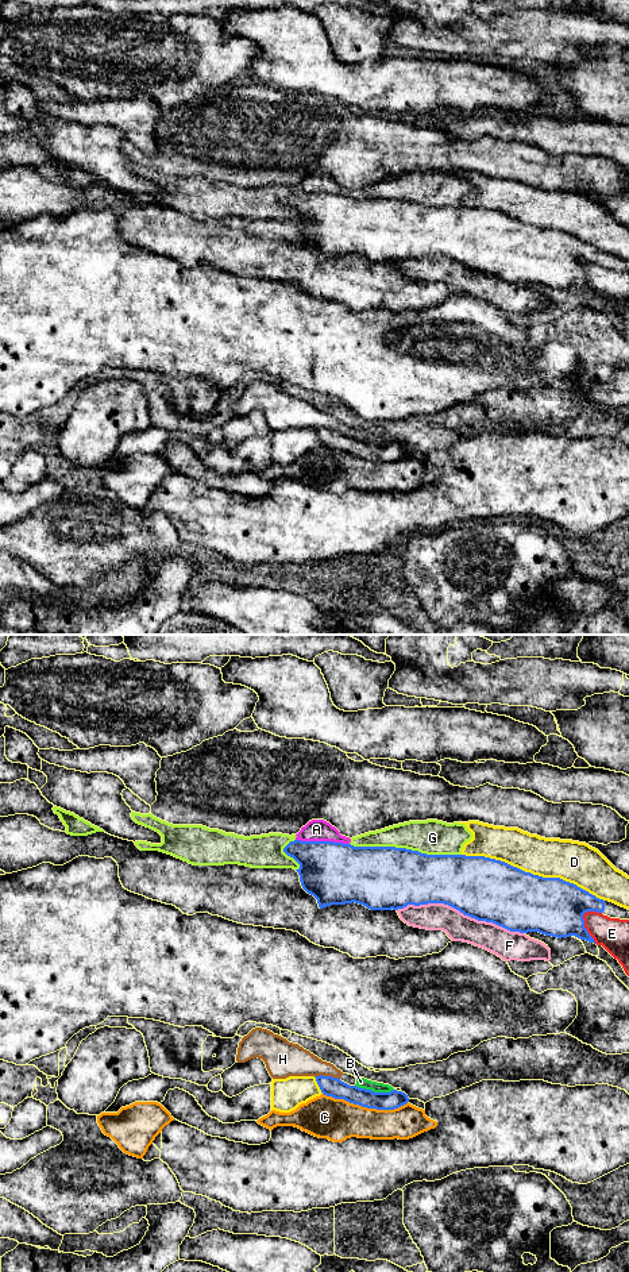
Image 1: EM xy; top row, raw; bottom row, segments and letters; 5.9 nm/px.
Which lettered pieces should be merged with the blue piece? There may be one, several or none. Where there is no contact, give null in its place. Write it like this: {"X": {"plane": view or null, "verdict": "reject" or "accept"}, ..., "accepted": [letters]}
{"A": {"plane": "xy", "verdict": "reject"}, "B": {"plane": "xy", "verdict": "reject"}, "C": {"plane": "xy", "verdict": "reject"}, "D": {"plane": "xy", "verdict": "reject"}, "E": {"plane": "xy", "verdict": "reject"}, "F": {"plane": "xy", "verdict": "reject"}, "G": {"plane": "xy", "verdict": "reject"}, "H": {"plane": "xy", "verdict": "reject"}, "accepted": []}

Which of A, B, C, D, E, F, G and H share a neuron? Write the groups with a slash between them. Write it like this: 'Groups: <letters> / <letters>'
Groups: A G / B E H / C / D / F

